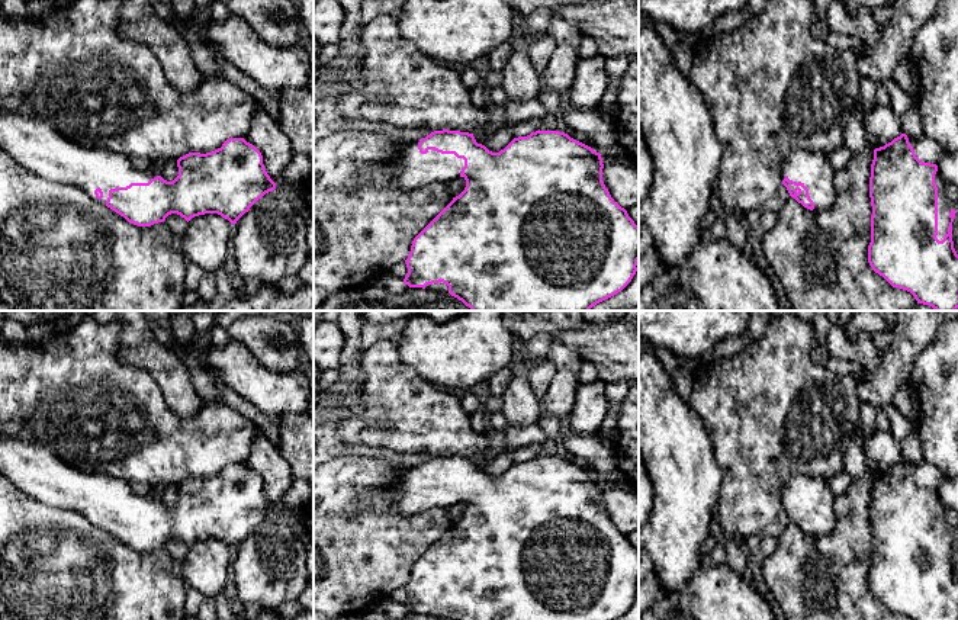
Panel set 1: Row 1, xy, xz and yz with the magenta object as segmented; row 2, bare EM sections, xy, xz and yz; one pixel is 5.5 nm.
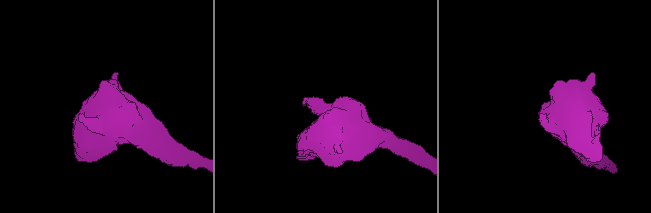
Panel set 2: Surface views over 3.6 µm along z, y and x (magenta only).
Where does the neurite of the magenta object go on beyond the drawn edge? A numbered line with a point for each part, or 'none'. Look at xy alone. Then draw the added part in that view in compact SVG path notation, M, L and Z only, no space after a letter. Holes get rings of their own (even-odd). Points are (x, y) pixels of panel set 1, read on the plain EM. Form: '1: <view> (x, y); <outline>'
1: xy (34, 469); M0 437L0 473L26 497L75 511L105 531L110 514L160 501L135 494L120 478L78 470L46 447L16 439Z

